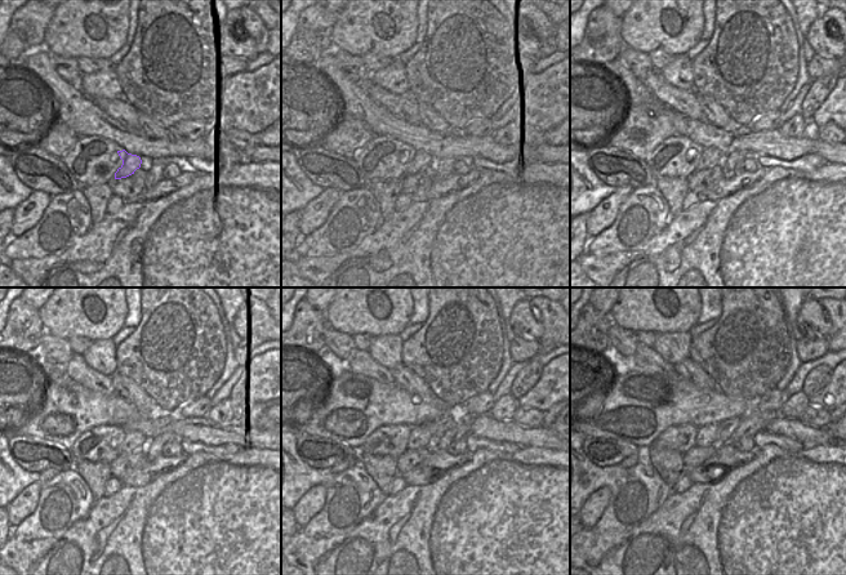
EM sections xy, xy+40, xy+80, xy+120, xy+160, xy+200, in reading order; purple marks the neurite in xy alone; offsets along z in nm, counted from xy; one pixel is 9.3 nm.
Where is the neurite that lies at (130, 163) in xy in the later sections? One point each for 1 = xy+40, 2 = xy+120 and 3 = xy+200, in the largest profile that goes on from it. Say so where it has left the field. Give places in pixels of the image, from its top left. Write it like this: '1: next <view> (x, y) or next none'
1: next xy+40 (419, 159)
2: next xy+120 (133, 441)
3: next xy+200 (707, 435)

